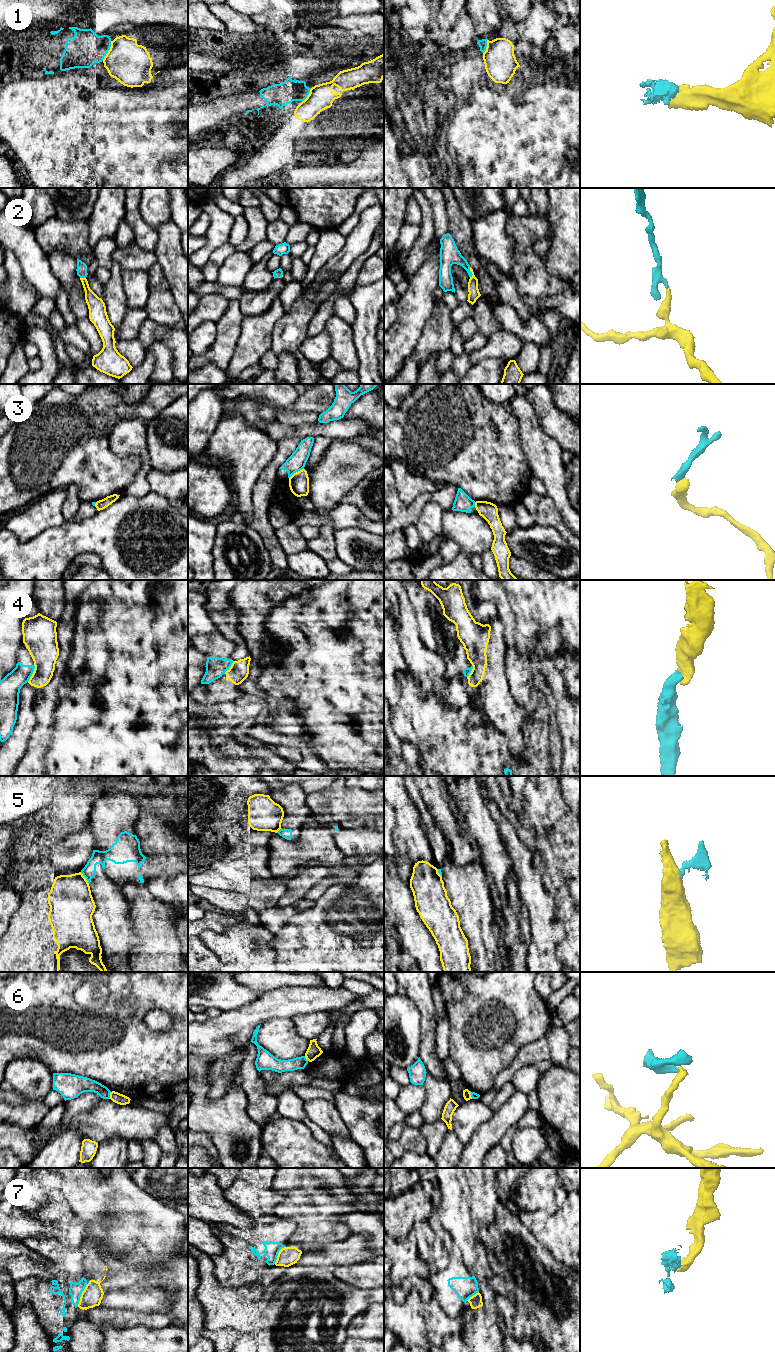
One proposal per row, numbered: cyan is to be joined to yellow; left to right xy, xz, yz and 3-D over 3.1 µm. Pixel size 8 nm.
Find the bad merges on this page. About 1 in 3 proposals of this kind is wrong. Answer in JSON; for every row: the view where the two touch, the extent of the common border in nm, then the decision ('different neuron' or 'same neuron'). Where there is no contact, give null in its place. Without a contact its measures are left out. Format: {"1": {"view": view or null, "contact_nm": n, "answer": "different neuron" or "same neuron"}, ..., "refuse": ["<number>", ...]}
{"1": {"view": "xy", "contact_nm": 180, "answer": "different neuron"}, "2": {"view": "yz", "contact_nm": 90, "answer": "same neuron"}, "3": {"view": "xz", "contact_nm": 150, "answer": "different neuron"}, "4": {"view": "xy", "contact_nm": 150, "answer": "different neuron"}, "5": {"view": "xy", "contact_nm": 120, "answer": "different neuron"}, "6": {"view": "xy", "contact_nm": 60, "answer": "different neuron"}, "7": {"view": "xy", "contact_nm": 200, "answer": "different neuron"}, "refuse": ["1", "3", "4", "5", "6", "7"]}

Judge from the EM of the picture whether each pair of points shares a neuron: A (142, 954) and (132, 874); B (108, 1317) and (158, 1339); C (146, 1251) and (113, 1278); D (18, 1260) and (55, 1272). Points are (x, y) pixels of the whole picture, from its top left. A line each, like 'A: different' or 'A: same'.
A: different
B: different
C: different
D: same

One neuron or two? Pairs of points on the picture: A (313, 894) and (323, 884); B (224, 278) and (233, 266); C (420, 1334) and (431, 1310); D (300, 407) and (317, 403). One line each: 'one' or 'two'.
A: one
B: one
C: two
D: one

